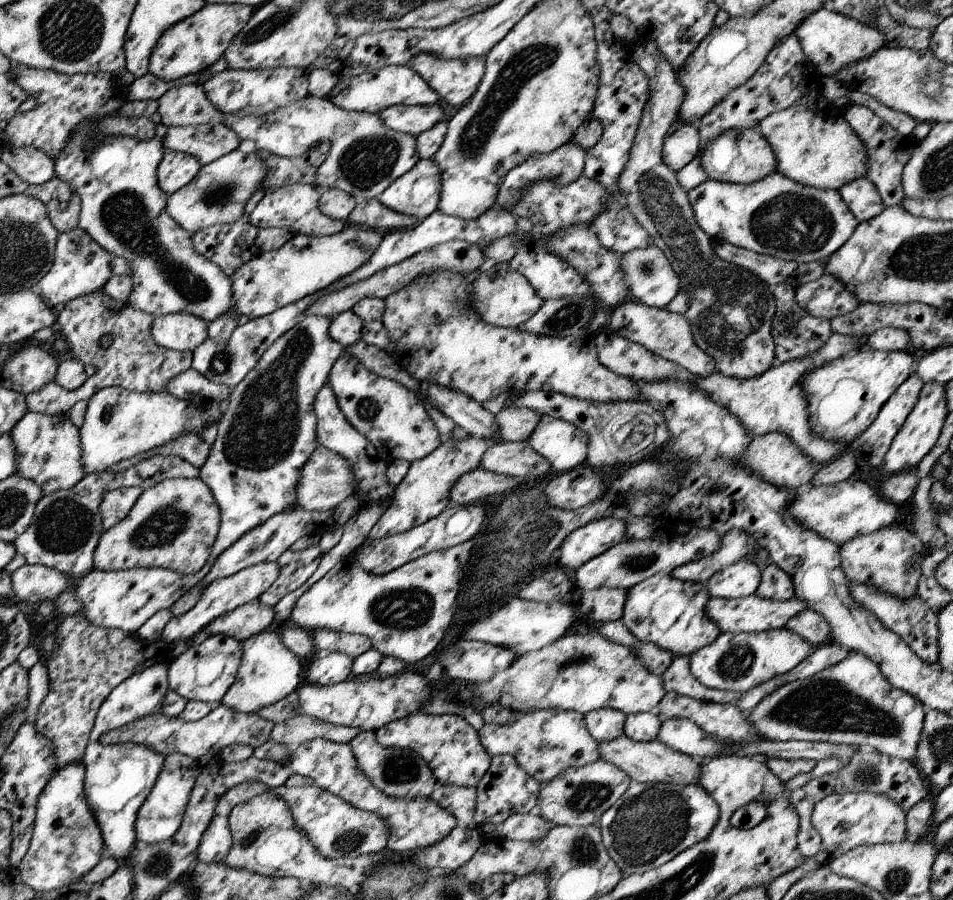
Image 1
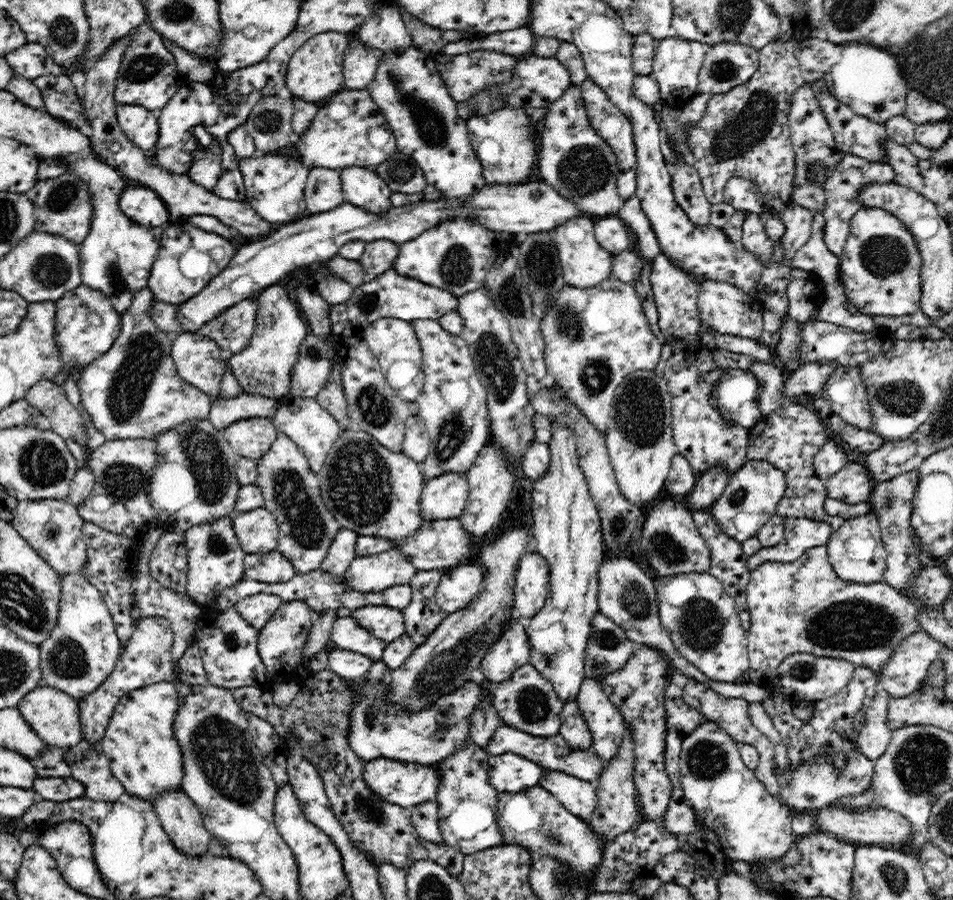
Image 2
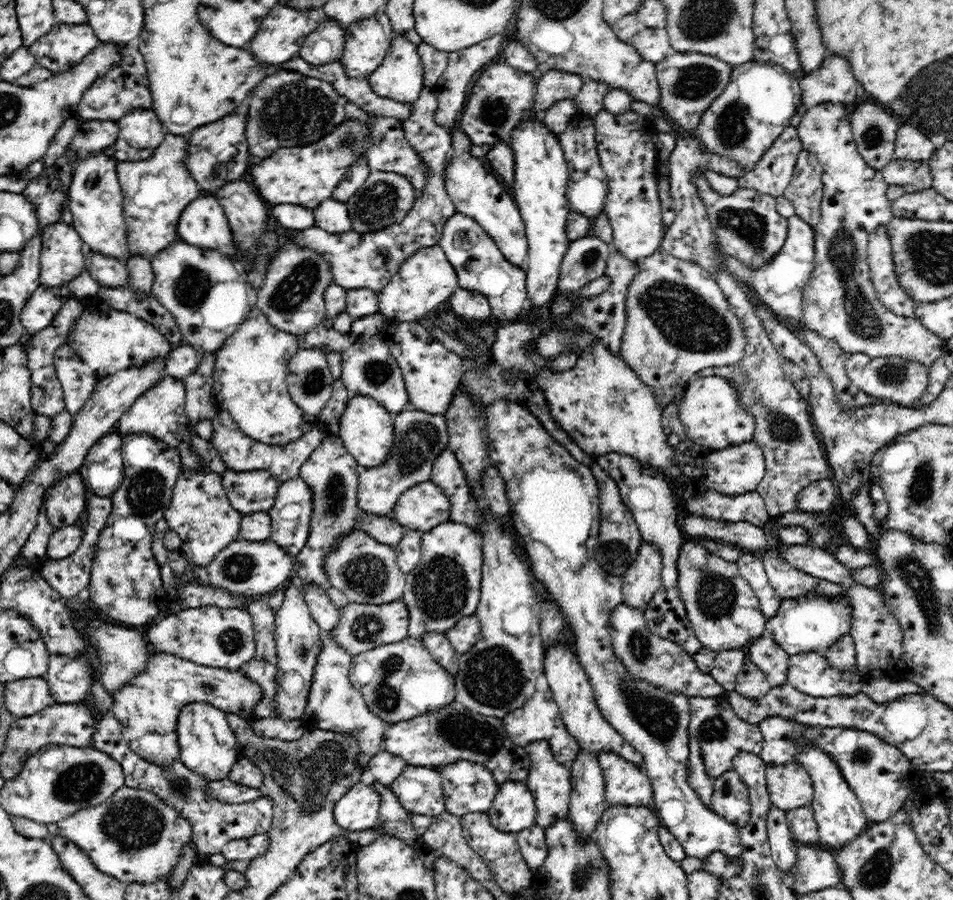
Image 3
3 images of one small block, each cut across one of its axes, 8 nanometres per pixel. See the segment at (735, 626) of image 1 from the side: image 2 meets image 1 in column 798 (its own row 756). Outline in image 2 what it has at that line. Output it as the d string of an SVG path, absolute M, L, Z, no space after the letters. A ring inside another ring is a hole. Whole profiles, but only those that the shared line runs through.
M584 677L575 699L591 732L591 748L606 766L618 752L627 732L624 717L596 679Z

